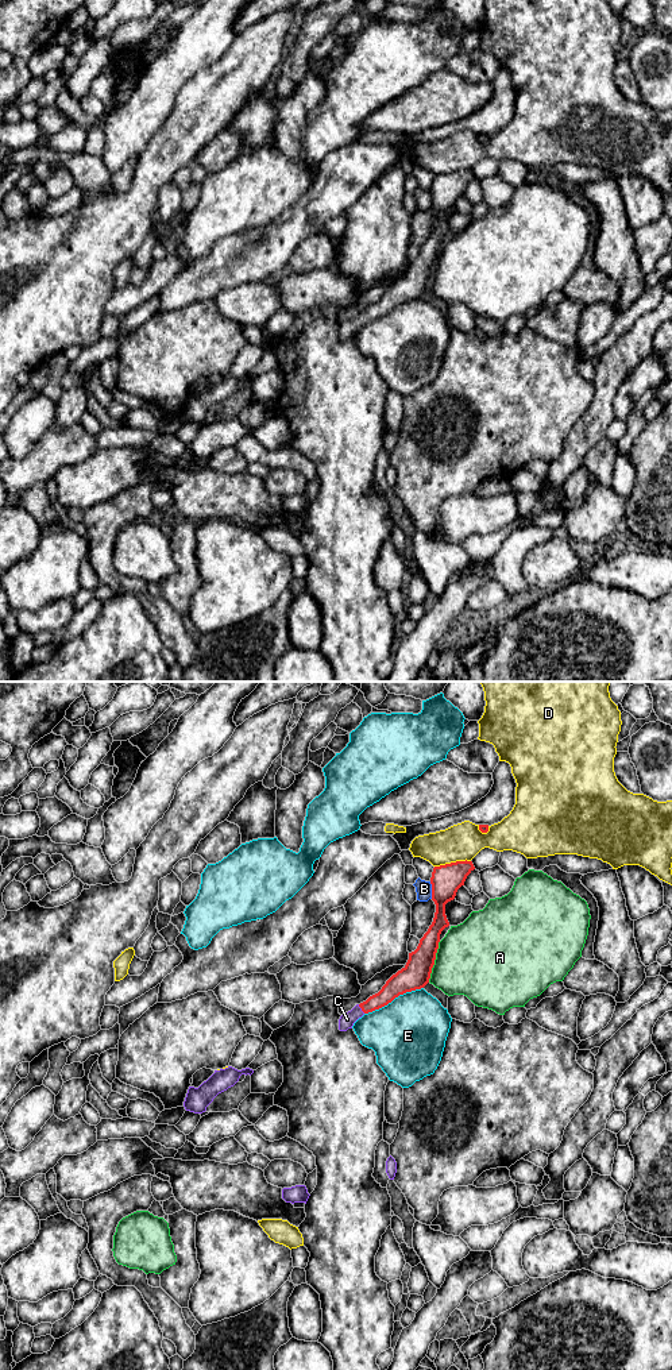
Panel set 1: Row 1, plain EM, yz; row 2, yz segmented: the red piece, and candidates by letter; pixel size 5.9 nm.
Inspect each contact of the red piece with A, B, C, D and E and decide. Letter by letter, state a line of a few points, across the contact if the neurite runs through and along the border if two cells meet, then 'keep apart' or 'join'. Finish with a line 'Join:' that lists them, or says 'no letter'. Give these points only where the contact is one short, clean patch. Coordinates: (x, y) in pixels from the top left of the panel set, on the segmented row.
A: keep apart
B: keep apart
C: yz (396, 985), (381, 999), (360, 1007), (347, 1019) | join
D: keep apart
E: keep apart
Join: C

